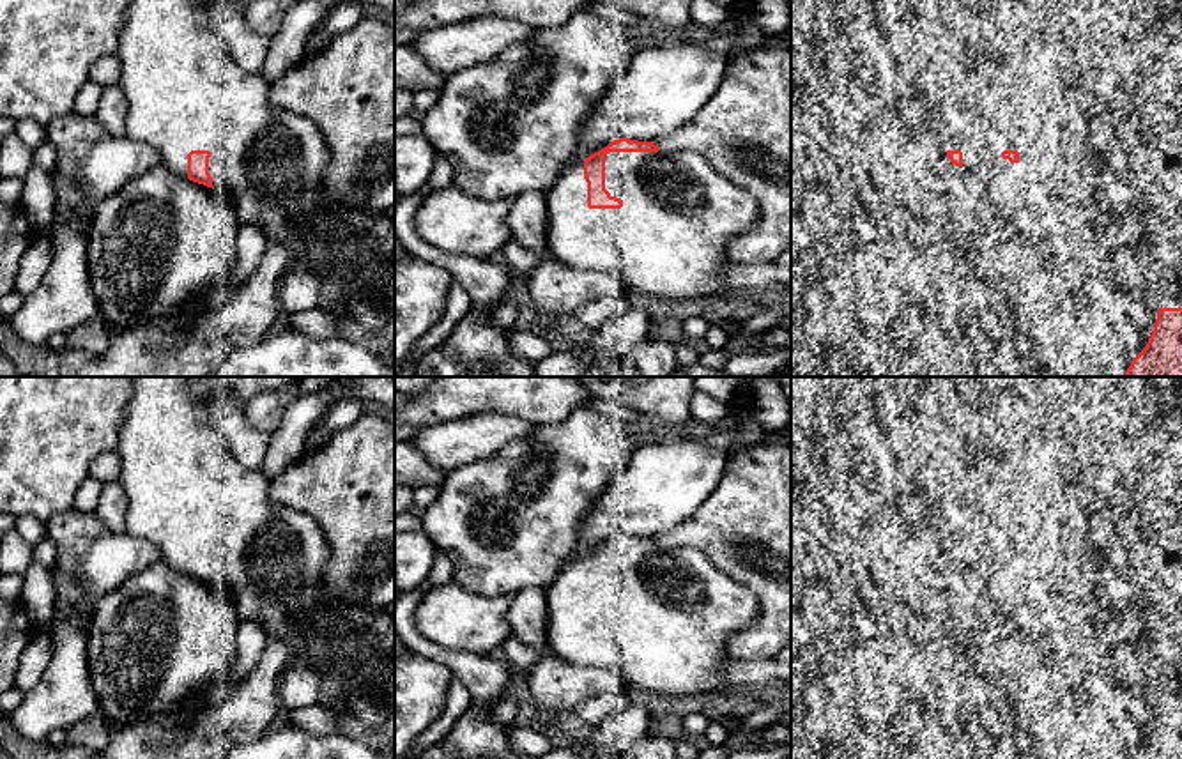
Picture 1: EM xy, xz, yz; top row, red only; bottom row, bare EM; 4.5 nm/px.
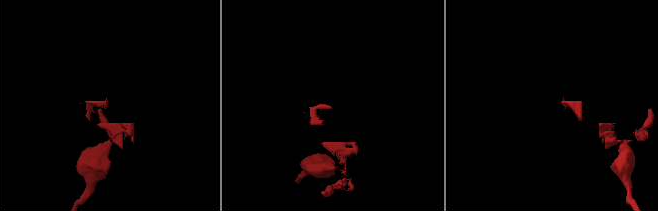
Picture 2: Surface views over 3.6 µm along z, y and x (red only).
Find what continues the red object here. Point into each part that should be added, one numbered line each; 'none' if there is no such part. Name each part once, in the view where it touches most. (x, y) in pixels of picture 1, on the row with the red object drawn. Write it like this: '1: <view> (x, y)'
1: xz (667, 241)

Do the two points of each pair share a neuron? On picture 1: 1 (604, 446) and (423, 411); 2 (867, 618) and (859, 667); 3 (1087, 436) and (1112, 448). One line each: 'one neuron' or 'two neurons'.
1: two neurons
2: two neurons
3: two neurons

